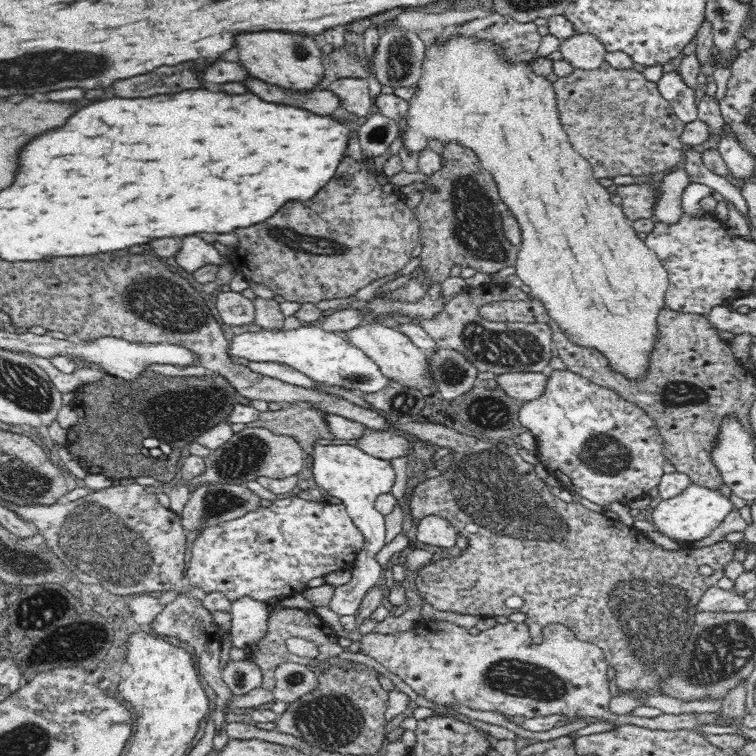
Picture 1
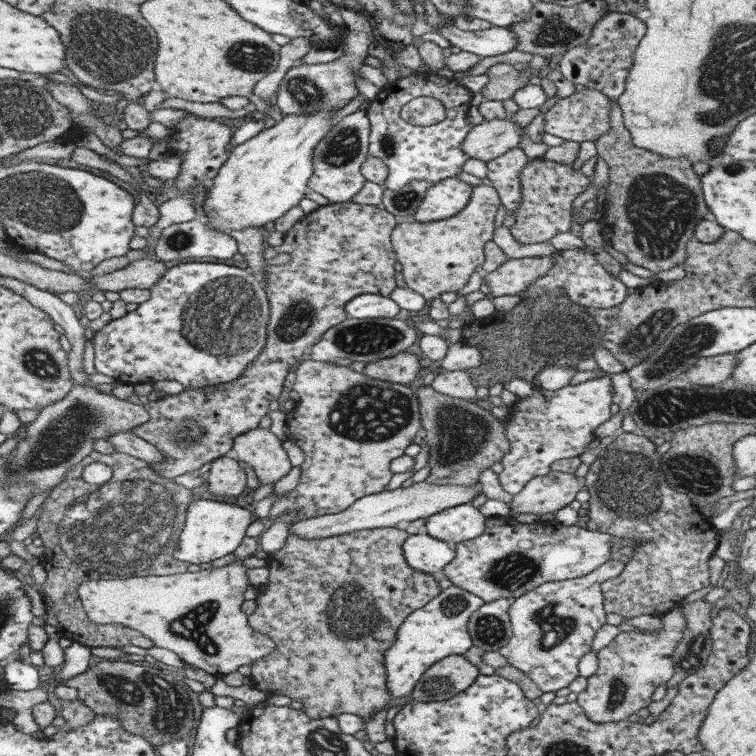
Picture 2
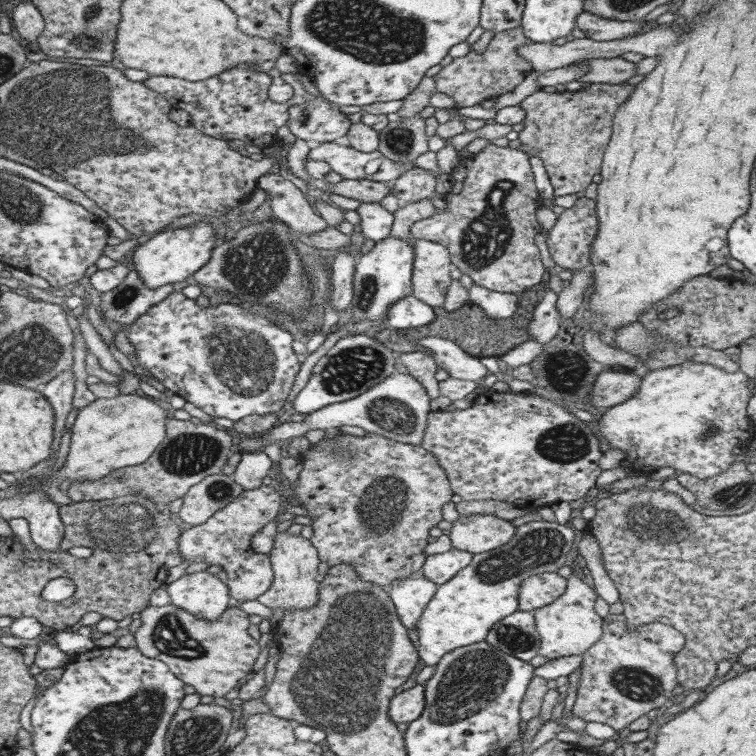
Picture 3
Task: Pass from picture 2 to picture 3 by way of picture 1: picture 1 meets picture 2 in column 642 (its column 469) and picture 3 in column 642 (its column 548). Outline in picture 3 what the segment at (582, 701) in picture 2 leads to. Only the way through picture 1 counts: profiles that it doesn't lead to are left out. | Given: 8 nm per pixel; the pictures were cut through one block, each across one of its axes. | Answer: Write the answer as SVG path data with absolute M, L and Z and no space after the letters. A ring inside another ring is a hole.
M607 614L602 618L601 636L580 654L582 665L570 714L585 722L605 724L617 731L644 714L651 715L653 710L660 711L668 707L668 701L672 696L671 690L677 685L673 655L681 650L683 645L683 635L672 626L663 623L644 623L629 632L623 614Z

